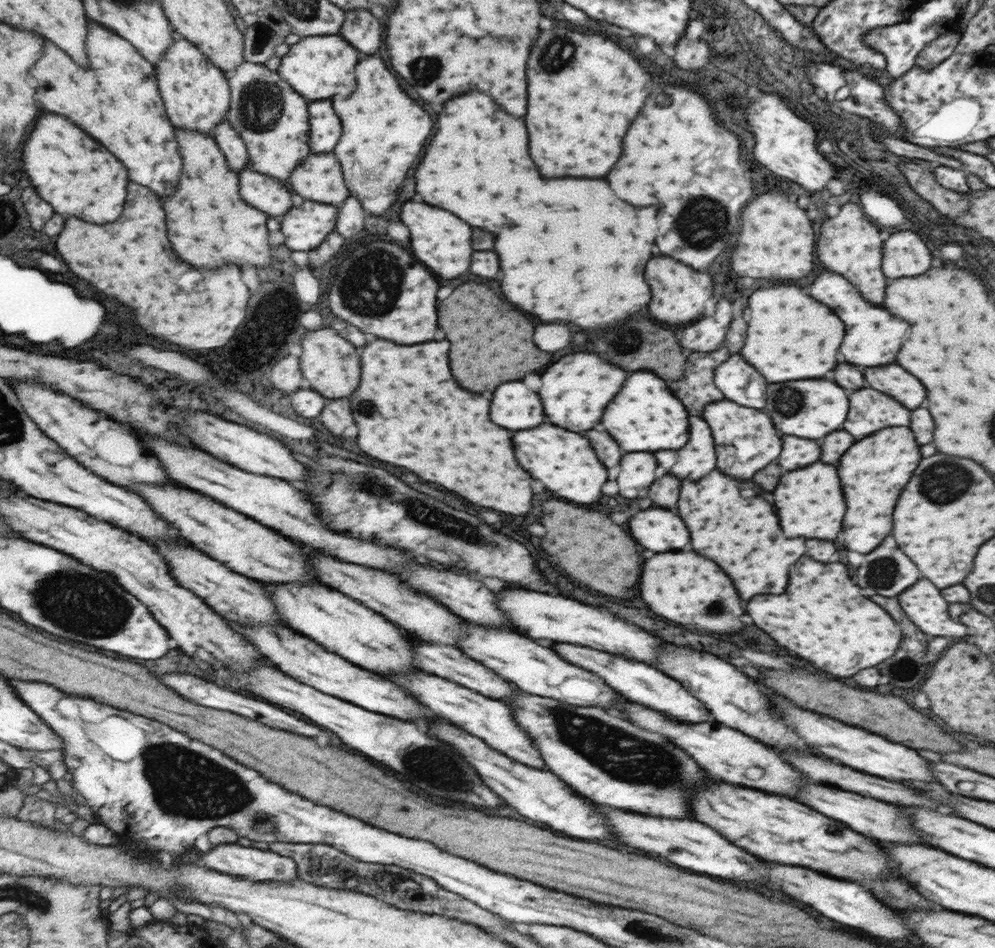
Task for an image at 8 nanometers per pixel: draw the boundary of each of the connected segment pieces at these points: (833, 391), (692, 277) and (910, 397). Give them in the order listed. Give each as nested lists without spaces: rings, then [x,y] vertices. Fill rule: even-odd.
[[[791,380],[771,384],[771,404],[763,408],[763,412],[771,412],[775,416],[775,424],[779,424],[779,432],[791,434],[797,438],[823,438],[825,434],[839,430],[843,420],[847,418],[849,404],[847,396],[839,386],[827,380]]]
[[[663,256],[647,260],[647,280],[651,280],[651,292],[655,292],[655,304],[651,304],[647,310],[655,320],[665,324],[683,324],[695,320],[703,312],[703,302],[709,300],[713,292],[709,274],[695,272],[685,264]]]
[[[889,364],[887,368],[865,368],[865,384],[887,396],[895,396],[903,408],[917,408],[925,398],[925,388],[917,378],[907,374],[901,366]]]

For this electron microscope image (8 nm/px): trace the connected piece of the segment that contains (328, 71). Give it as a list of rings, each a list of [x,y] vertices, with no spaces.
[[[309,36],[303,42],[291,46],[291,52],[283,58],[277,70],[299,94],[309,100],[329,100],[337,94],[349,98],[355,90],[353,66],[357,64],[357,52],[343,36]]]

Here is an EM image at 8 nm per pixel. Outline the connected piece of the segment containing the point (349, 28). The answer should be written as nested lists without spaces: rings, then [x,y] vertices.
[[[349,10],[345,12],[347,20],[343,26],[343,36],[347,36],[347,40],[351,40],[351,44],[355,44],[355,48],[359,48],[359,52],[363,54],[375,54],[377,48],[381,46],[383,40],[383,30],[381,24],[377,22],[377,18],[373,18],[369,12],[359,12],[359,10]]]

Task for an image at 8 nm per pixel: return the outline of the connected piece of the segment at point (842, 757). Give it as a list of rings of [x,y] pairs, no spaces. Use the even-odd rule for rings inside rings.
[[[775,696],[775,704],[779,704],[779,714],[783,714],[783,720],[795,728],[799,728],[799,732],[803,732],[803,740],[807,740],[807,744],[815,744],[815,748],[819,752],[823,752],[823,756],[839,760],[845,766],[851,766],[859,772],[871,774],[871,776],[879,776],[879,778],[887,778],[887,780],[897,780],[897,782],[937,782],[933,778],[933,774],[929,772],[929,764],[917,756],[915,750],[905,748],[901,744],[891,744],[881,736],[869,734],[861,728],[853,728],[853,726],[845,726],[837,720],[831,720],[827,716],[819,716],[801,708],[791,706],[785,698]]]

